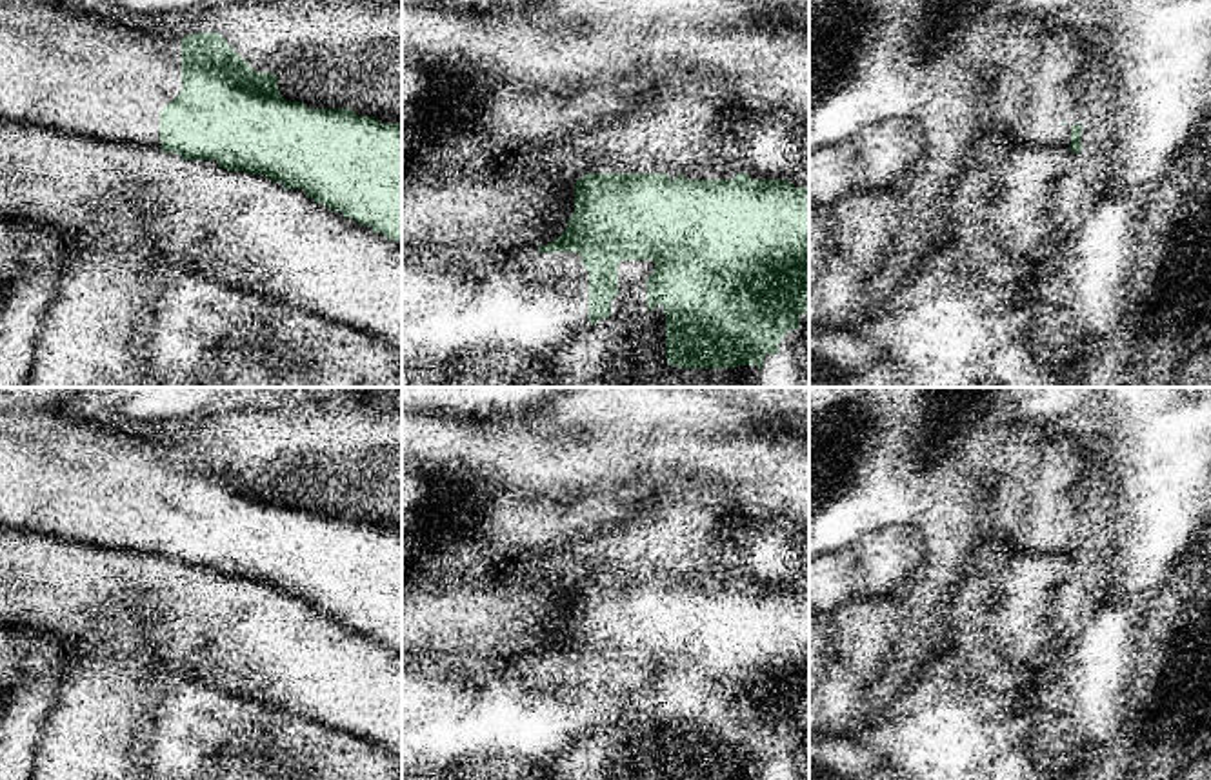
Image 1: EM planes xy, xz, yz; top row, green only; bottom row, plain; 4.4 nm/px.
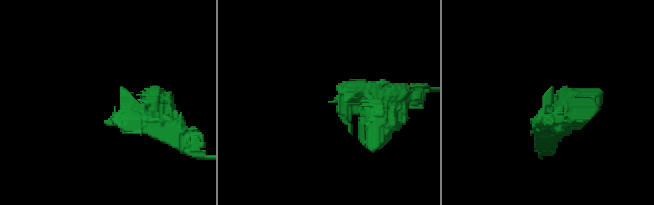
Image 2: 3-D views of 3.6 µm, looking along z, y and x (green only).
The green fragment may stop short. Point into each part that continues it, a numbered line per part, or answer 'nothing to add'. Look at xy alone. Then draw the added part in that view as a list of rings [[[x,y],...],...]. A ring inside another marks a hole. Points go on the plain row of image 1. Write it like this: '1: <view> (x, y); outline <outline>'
nothing to add

